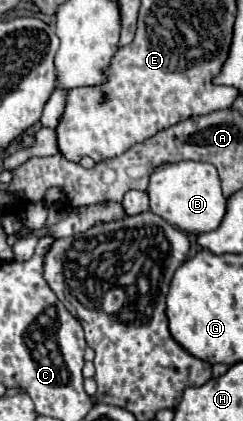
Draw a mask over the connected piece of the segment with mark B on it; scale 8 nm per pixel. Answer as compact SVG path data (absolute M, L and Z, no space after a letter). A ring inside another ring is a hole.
M182 161L176 165L162 165L162 169L156 169L154 177L150 179L148 197L152 213L192 235L218 229L226 215L226 197L220 189L218 171L210 163Z

